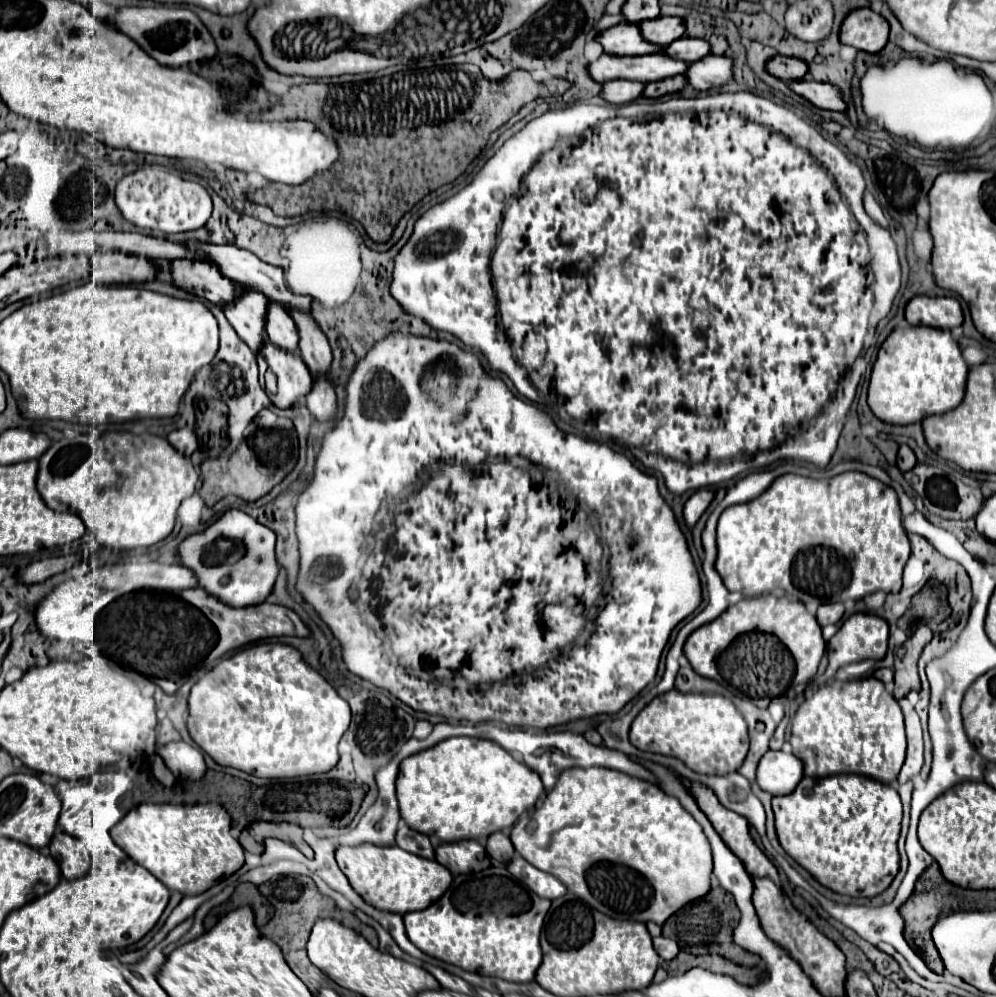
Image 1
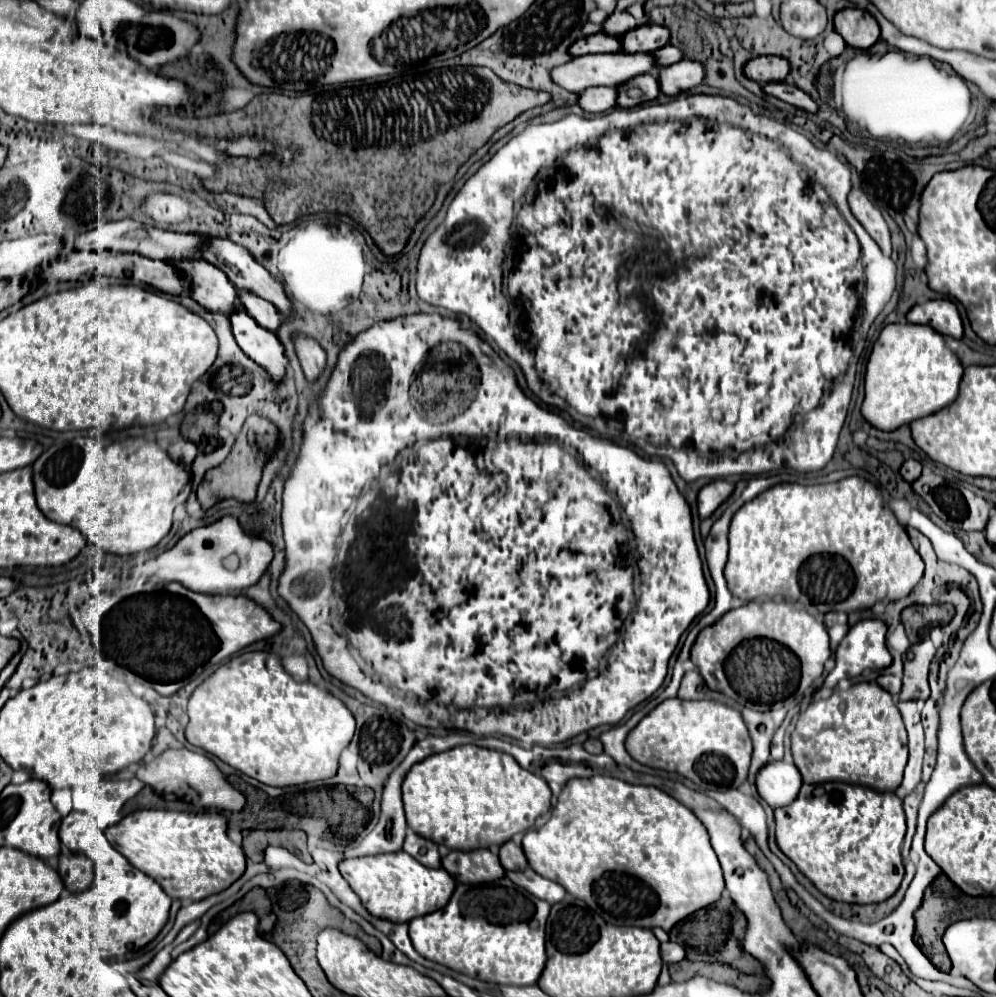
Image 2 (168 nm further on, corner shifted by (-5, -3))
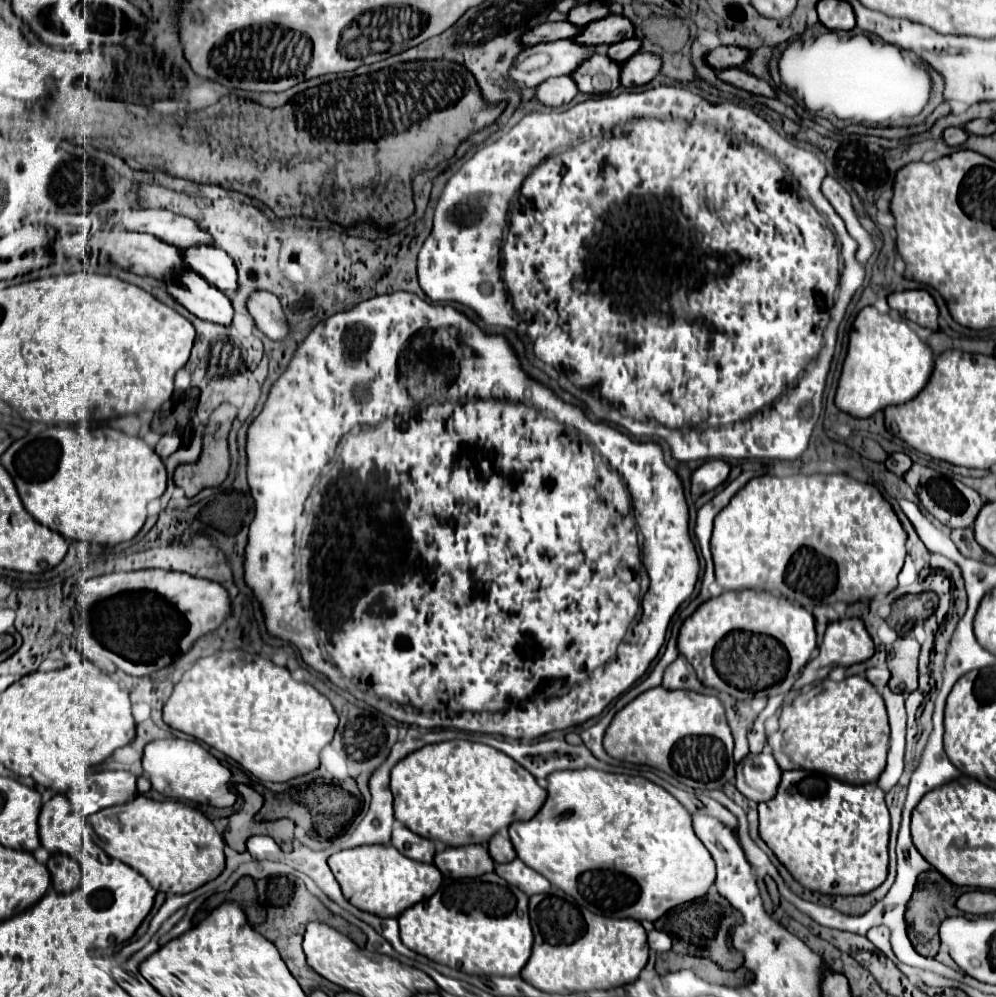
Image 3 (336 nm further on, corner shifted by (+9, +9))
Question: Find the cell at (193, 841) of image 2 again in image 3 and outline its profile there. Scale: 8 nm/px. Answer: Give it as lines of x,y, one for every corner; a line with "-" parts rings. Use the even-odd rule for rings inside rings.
135,797
123,805
101,809
89,817
99,847
139,871
155,891
189,893
219,877
225,867
225,841
215,825
199,811
177,801

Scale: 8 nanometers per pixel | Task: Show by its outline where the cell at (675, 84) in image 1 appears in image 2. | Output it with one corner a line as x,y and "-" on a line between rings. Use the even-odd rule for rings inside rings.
637,75
627,83
619,85
617,107
635,107
643,101
653,101
659,95
659,85
653,75

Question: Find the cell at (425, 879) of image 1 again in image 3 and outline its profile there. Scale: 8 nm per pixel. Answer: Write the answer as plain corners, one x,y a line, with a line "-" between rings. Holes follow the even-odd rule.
363,845
333,853
329,857
329,867
349,903
381,917
399,917
411,905
429,899
443,881
435,865
413,861
401,855
393,845

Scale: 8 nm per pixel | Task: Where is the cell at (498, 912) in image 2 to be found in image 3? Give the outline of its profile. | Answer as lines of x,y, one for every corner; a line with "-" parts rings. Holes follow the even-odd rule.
483,877
467,879
445,879
437,893
409,909
405,909
397,921
401,929
401,941
419,955
435,963
443,963
463,973
471,975
519,975
525,967
533,947
533,931
527,913
529,897
513,887
503,883
483,881

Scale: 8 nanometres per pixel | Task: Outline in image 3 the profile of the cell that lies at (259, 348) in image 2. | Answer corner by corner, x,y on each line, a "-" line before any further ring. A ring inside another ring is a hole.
189,269
189,275
185,275
181,283
167,283
167,285
169,285
169,293
199,319
213,321
223,327
231,327
235,311
229,297
217,287
209,285
195,271

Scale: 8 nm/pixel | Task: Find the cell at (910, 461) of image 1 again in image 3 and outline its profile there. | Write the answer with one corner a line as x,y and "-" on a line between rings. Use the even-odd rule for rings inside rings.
893,453
893,455
887,457
885,467
887,467
891,473
895,473
895,475
901,477
903,473
909,471
909,467
911,467
911,459
909,459
905,453

